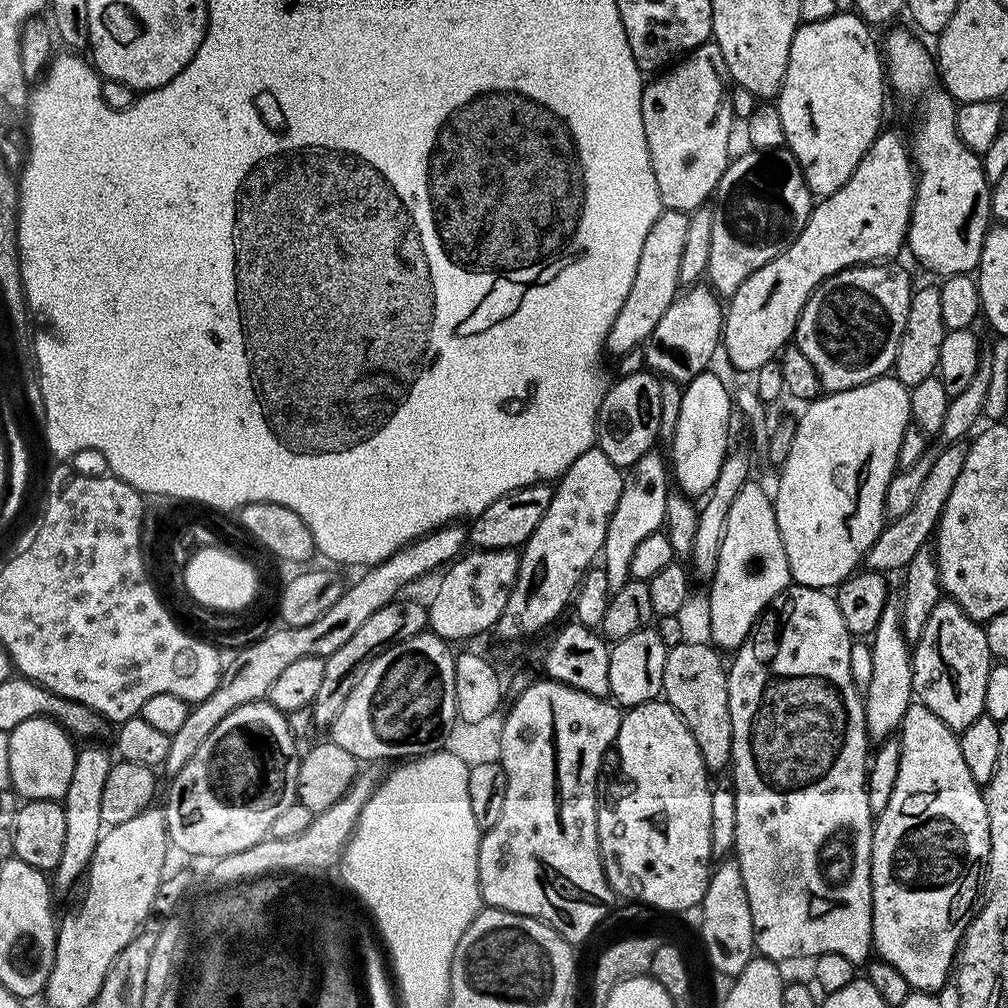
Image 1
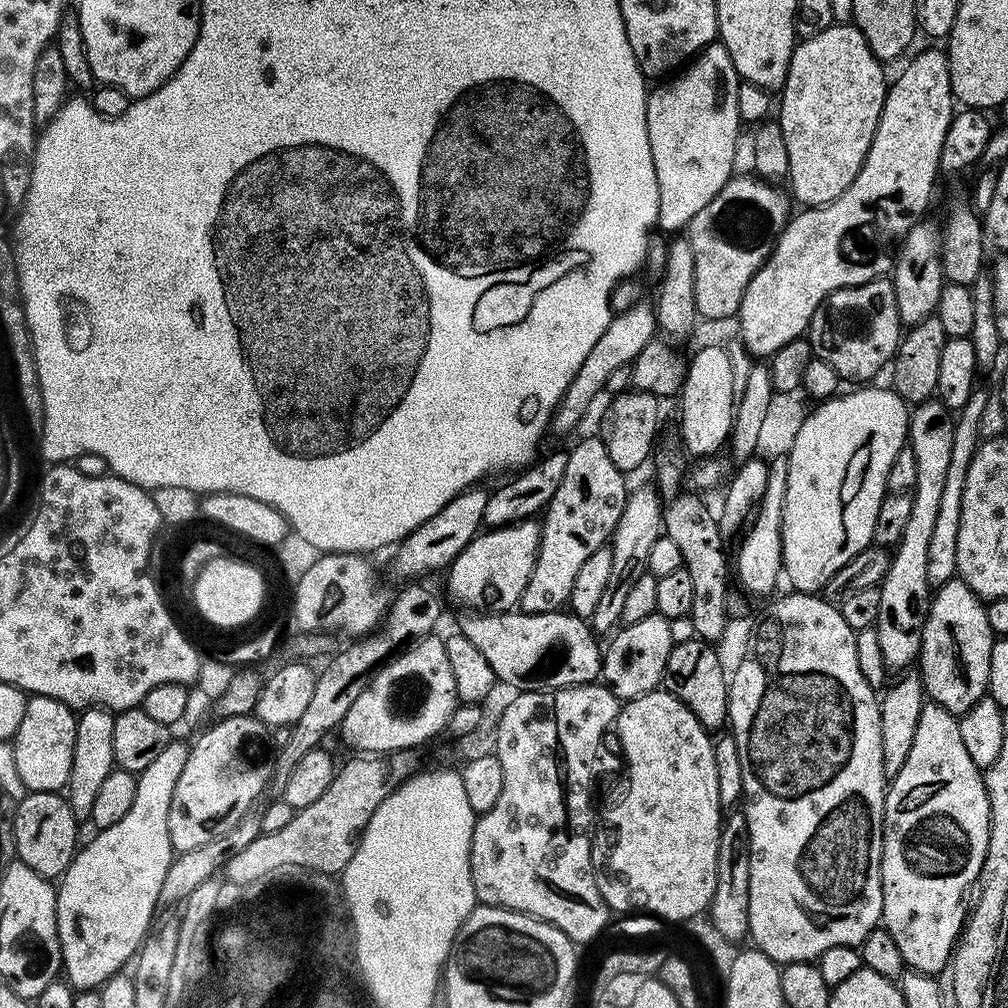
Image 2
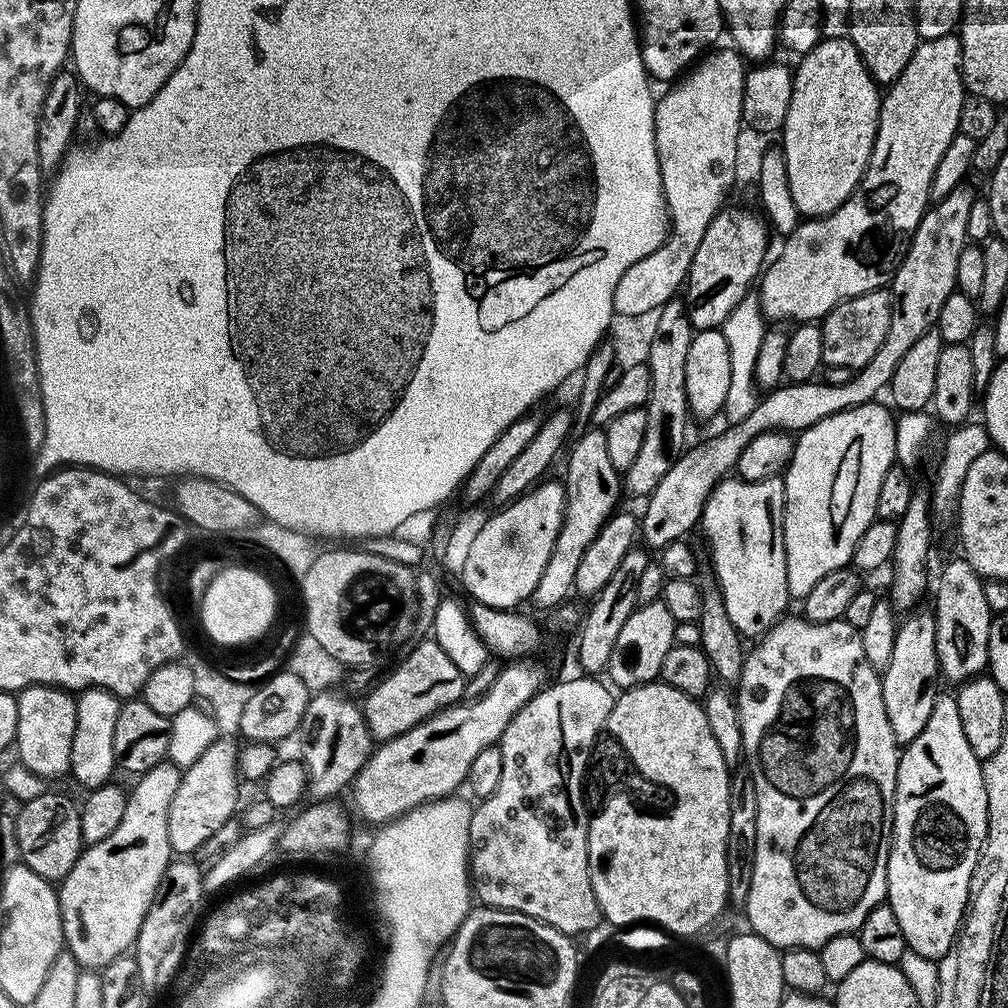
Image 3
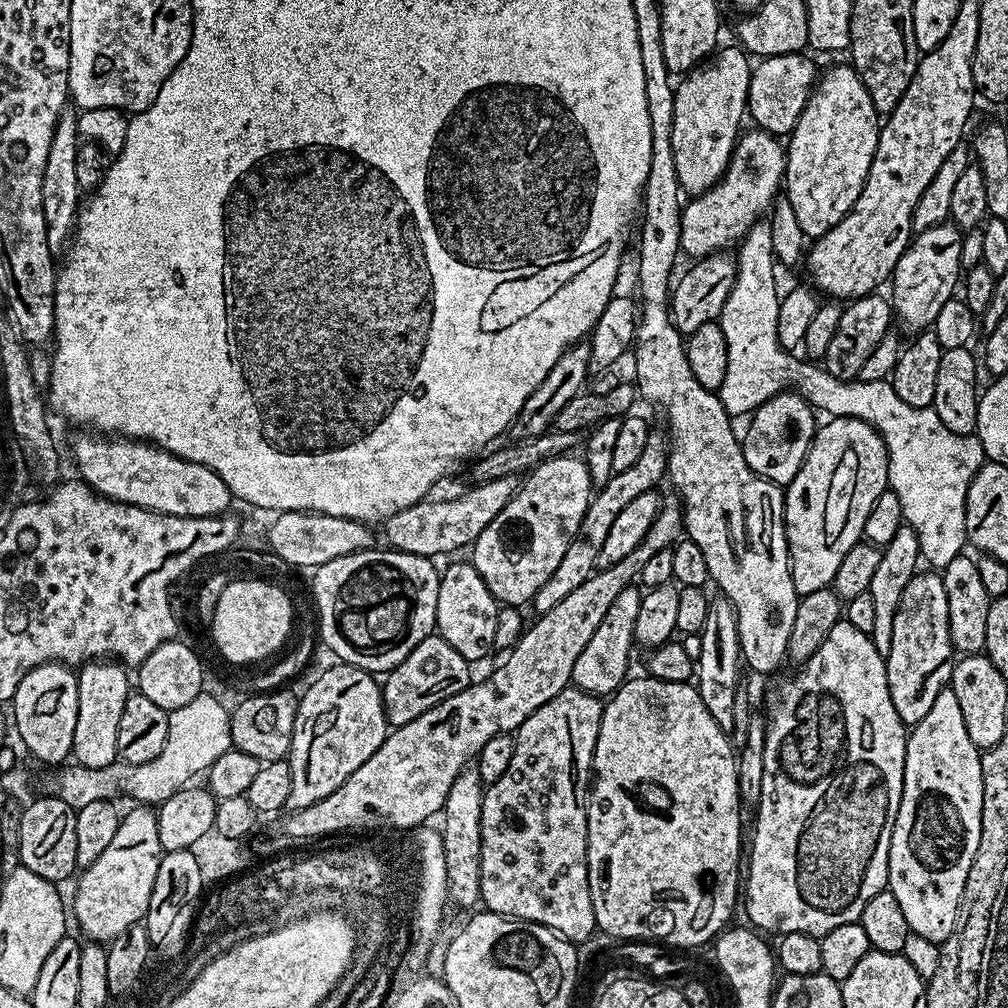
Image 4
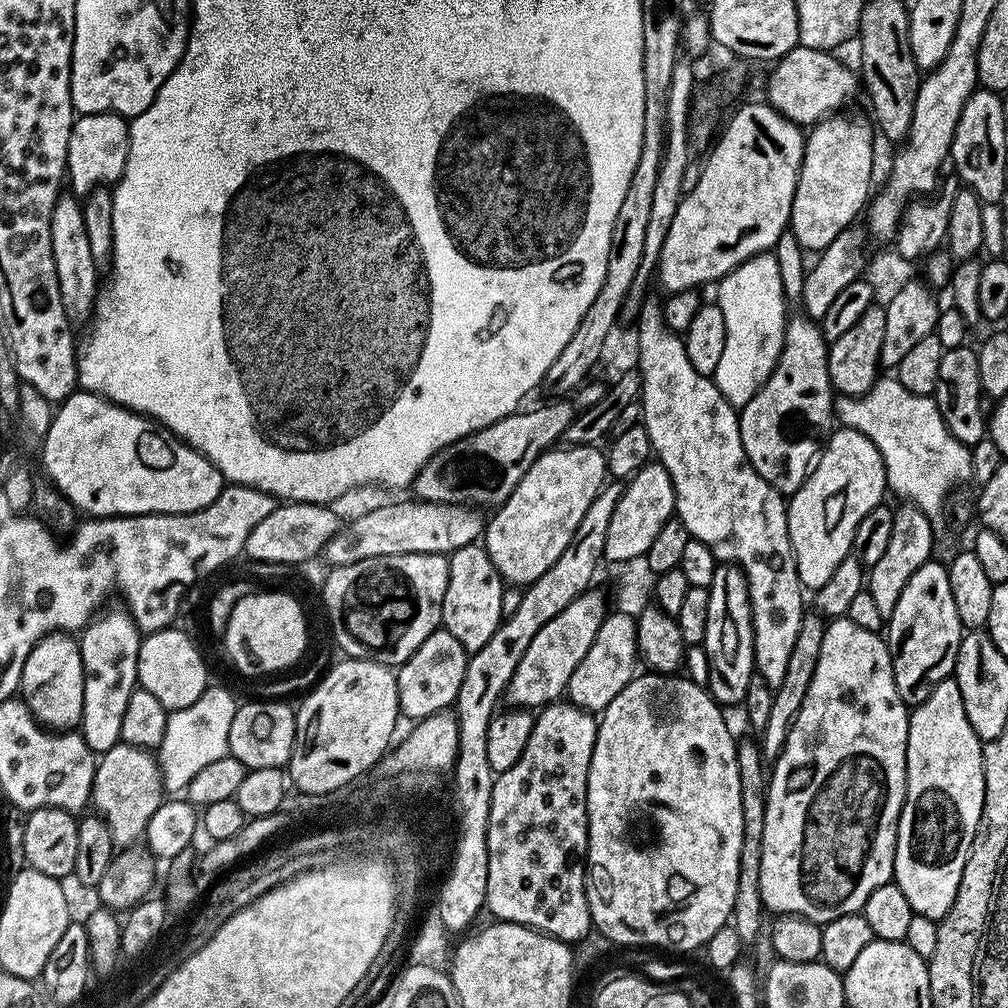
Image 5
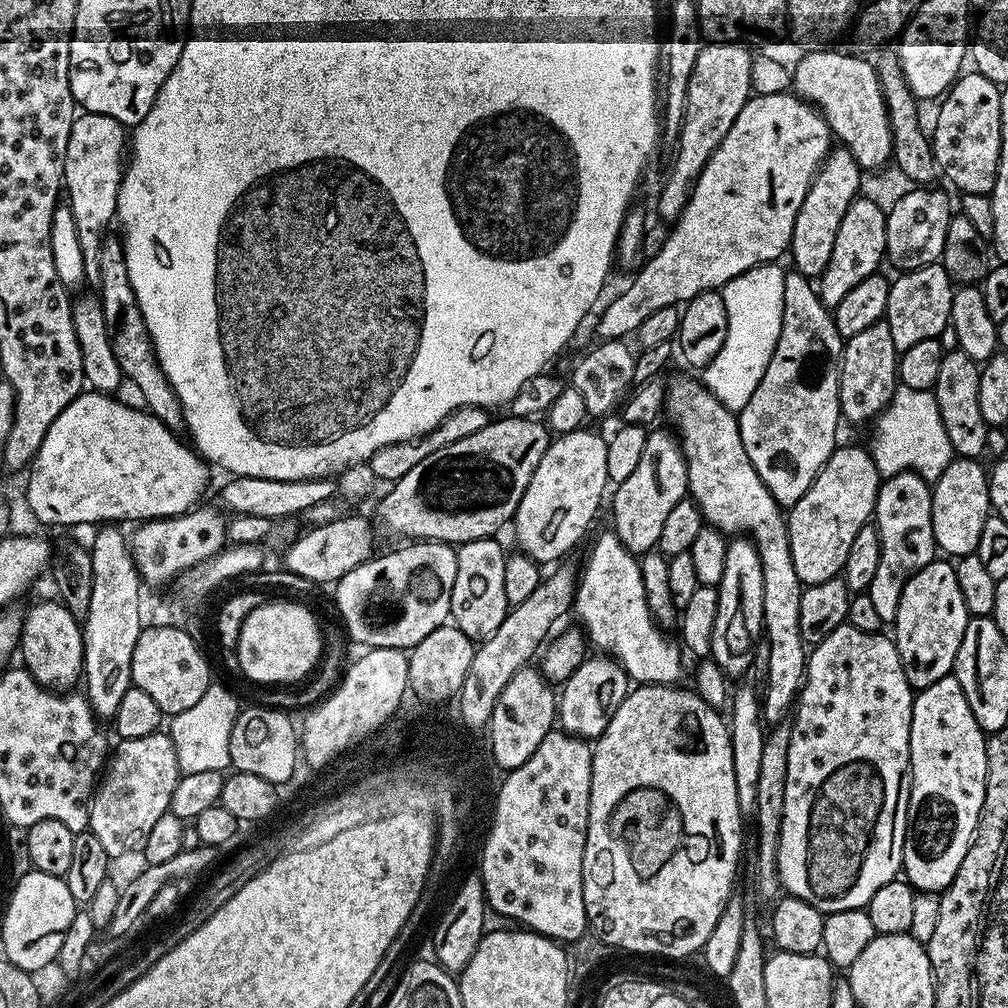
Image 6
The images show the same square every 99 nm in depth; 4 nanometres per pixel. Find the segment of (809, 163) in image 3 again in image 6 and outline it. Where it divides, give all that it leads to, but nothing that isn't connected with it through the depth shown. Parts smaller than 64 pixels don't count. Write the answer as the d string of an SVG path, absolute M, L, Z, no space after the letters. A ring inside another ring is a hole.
M836 146L829 151L824 163L816 171L810 190L798 210L798 218L794 222L790 257L795 271L809 278L819 278L830 262L830 254L834 251L834 238L838 238L838 226L842 226L842 218L846 218L846 210L861 195L860 175L862 169L859 162L843 146Z

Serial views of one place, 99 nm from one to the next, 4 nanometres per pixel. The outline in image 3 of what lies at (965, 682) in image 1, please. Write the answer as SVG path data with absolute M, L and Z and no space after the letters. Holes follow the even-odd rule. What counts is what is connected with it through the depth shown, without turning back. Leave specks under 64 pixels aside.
M957 558L952 560L944 569L940 572L940 577L935 577L934 588L936 584L936 608L934 607L934 615L936 618L936 653L938 654L938 662L940 663L940 675L946 681L949 680L953 686L959 686L969 680L975 678L975 676L981 675L987 669L988 666L988 643L990 642L990 622L993 618L993 613L990 610L990 606L986 606L986 594L984 593L984 580L974 570L974 566L970 566L970 562L963 558Z

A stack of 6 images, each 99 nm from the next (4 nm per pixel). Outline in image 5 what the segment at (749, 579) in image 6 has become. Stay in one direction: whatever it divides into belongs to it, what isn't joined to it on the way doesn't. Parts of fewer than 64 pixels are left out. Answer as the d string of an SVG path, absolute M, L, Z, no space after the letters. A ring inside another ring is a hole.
M717 563L714 582L708 587L710 610L706 610L706 634L703 648L709 664L706 685L709 696L721 706L743 705L750 678L756 671L754 654L754 626L750 590L743 572L734 564Z

